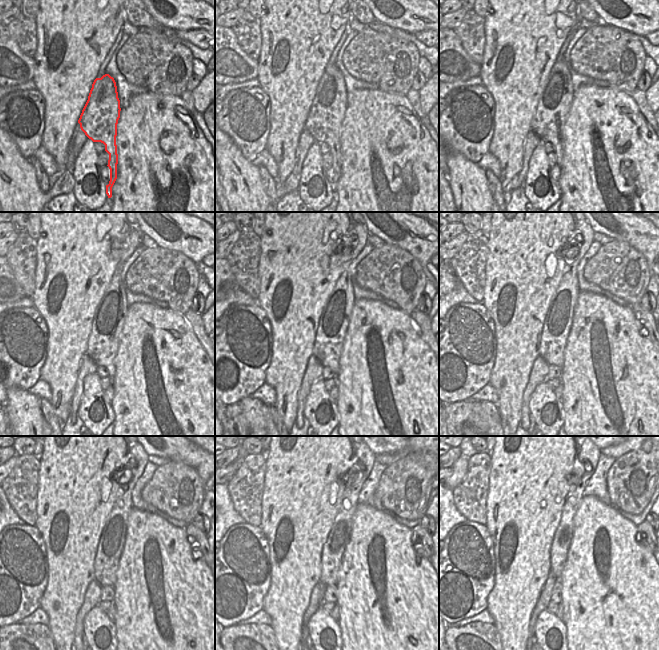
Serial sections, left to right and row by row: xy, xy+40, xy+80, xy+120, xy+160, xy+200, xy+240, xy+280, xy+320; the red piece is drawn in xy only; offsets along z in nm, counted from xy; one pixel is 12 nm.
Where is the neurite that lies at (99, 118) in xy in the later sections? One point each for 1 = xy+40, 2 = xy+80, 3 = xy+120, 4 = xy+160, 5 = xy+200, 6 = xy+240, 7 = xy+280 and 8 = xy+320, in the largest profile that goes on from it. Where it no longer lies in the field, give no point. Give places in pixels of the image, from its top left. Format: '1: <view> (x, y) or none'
1: xy+40 (327, 112)
2: xy+80 (555, 101)
3: xy+120 (109, 318)
4: xy+160 (333, 324)
5: xy+200 (558, 321)
6: xy+240 (112, 539)
7: xy+280 (333, 549)
8: xy+320 (588, 456)

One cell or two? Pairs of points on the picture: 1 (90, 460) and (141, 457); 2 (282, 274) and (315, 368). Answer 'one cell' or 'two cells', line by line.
1: two cells
2: two cells

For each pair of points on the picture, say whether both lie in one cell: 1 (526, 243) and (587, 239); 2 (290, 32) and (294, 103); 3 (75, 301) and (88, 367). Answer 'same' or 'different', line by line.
1: different
2: same
3: different

